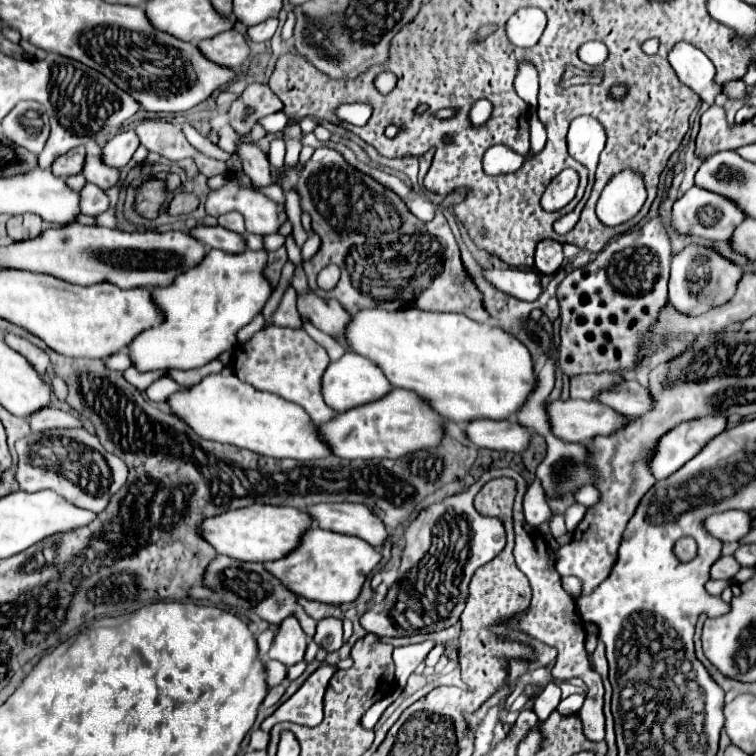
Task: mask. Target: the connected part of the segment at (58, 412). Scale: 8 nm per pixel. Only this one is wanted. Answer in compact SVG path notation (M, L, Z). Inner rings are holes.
M46 407L34 413L28 419L32 431L50 431L50 429L82 429L82 421L58 407Z

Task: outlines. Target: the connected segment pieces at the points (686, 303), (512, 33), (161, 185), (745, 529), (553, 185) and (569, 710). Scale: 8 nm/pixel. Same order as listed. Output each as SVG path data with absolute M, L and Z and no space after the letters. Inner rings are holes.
M694 241L686 245L682 251L678 251L672 259L668 297L678 311L688 315L702 315L710 307L726 303L734 295L740 277L742 277L742 267L738 263L712 249L712 243Z
M540 9L518 10L508 20L506 33L512 44L519 47L532 47L540 38L547 23L545 13Z
M152 177L138 185L134 211L146 219L156 219L166 205L166 181Z
M746 511L716 513L706 519L706 529L720 541L740 541L752 529L752 517Z
M564 169L546 187L540 204L546 211L557 211L570 203L578 189L578 173L574 169Z
M574 693L574 695L570 695L570 697L566 697L566 699L560 701L558 711L564 713L564 715L574 715L574 713L580 711L582 703L584 703L584 695L582 693Z

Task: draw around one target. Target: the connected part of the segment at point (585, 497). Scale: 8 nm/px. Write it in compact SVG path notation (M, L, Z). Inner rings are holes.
M586 485L586 487L580 487L580 489L574 493L574 497L576 497L578 503L590 507L590 505L596 505L596 503L598 503L598 489Z

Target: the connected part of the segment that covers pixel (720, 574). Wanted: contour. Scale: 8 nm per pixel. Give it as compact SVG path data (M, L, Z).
M720 557L720 559L712 565L710 577L712 577L712 579L732 581L738 571L740 571L740 563L738 563L734 557Z

